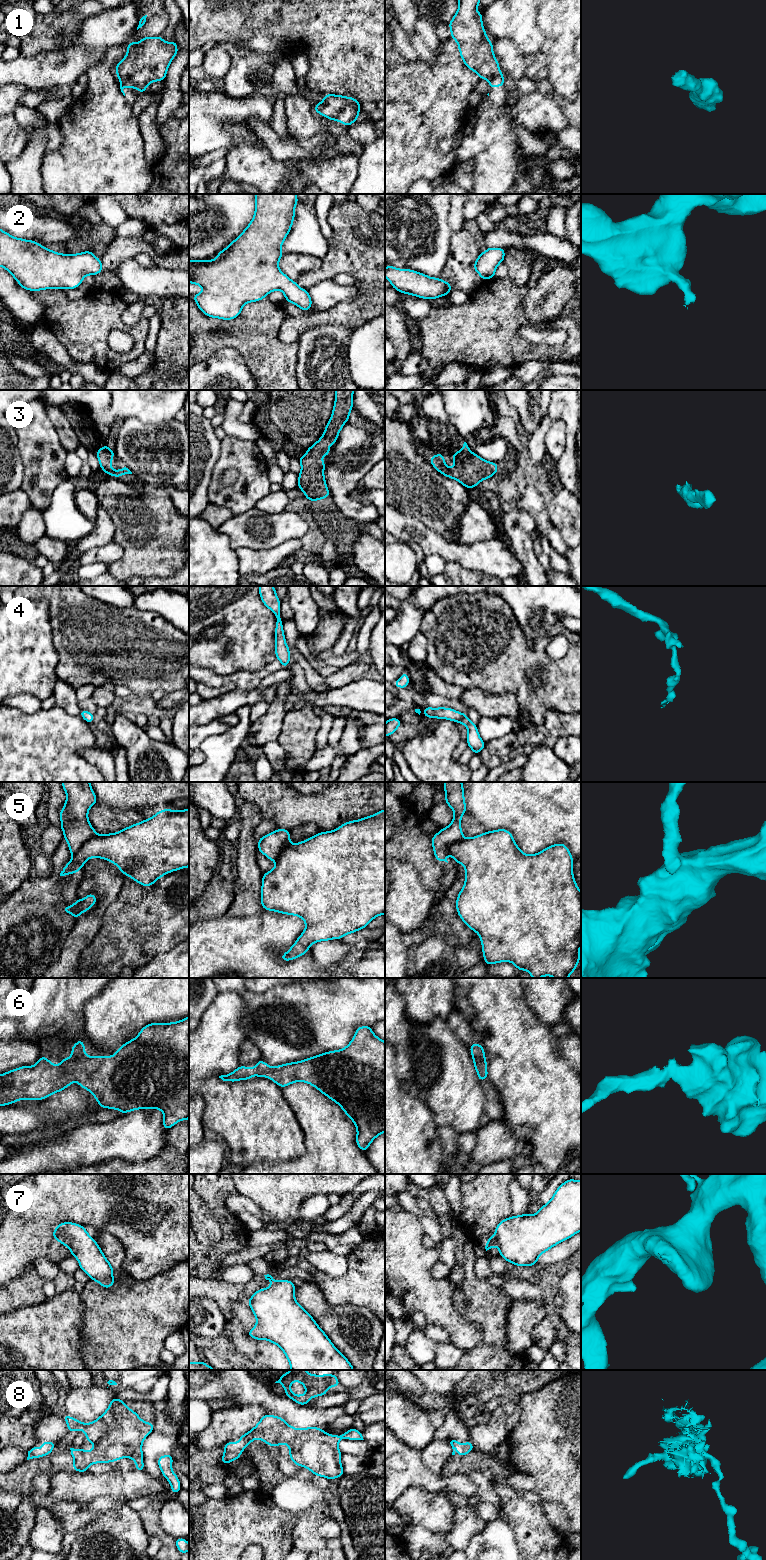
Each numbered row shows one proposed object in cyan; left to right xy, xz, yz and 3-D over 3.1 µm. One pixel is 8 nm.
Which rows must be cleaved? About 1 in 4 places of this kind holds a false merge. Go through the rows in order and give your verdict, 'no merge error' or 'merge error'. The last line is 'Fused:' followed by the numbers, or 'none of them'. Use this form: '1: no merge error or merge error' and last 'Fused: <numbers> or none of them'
1: no merge error
2: no merge error
3: no merge error
4: no merge error
5: merge error
6: no merge error
7: merge error
8: no merge error
Fused: 5, 7

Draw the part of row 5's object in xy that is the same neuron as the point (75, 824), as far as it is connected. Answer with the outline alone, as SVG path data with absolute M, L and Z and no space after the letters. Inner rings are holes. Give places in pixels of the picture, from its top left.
M61 782L67 798L59 812L64 839L72 855L97 835L88 819L89 809L97 803L90 782Z

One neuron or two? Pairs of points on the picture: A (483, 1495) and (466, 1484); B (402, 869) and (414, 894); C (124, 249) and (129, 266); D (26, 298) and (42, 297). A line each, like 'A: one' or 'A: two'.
A: two
B: one
C: two
D: two

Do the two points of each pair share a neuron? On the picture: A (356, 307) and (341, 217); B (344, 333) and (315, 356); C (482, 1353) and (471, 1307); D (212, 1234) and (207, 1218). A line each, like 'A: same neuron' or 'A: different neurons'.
A: same neuron
B: same neuron
C: same neuron
D: same neuron

